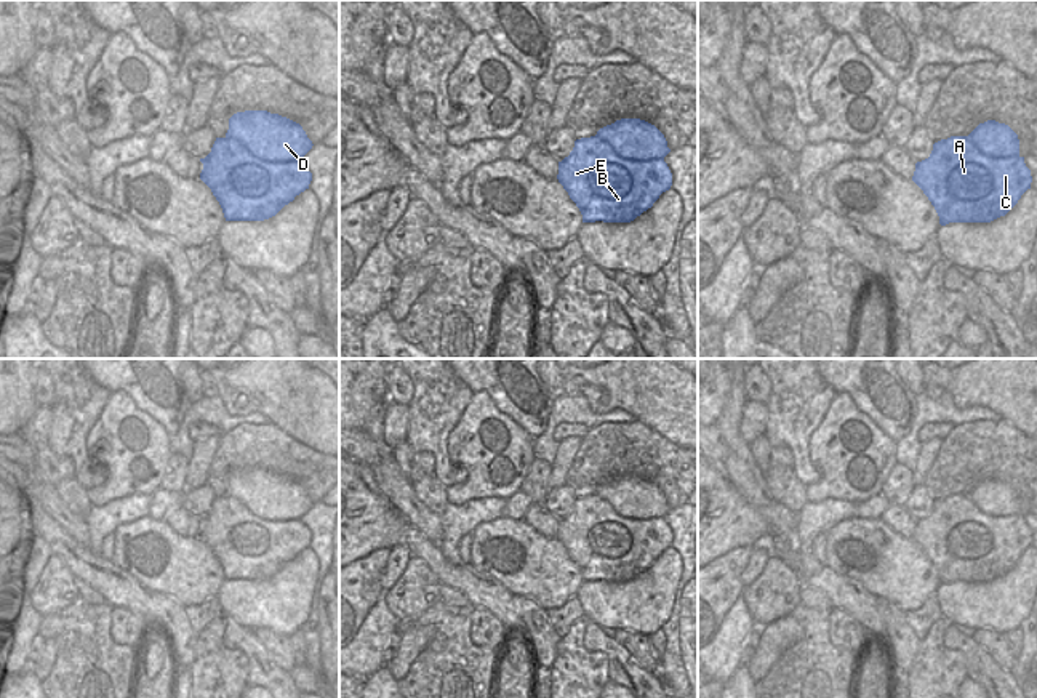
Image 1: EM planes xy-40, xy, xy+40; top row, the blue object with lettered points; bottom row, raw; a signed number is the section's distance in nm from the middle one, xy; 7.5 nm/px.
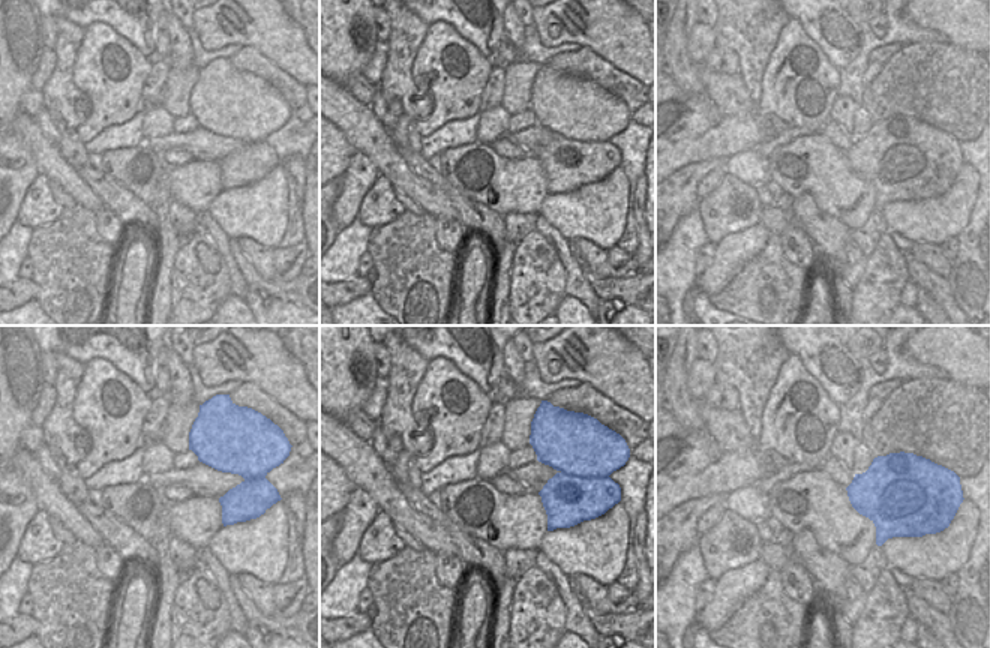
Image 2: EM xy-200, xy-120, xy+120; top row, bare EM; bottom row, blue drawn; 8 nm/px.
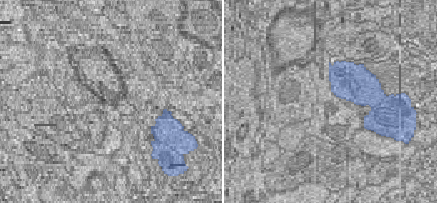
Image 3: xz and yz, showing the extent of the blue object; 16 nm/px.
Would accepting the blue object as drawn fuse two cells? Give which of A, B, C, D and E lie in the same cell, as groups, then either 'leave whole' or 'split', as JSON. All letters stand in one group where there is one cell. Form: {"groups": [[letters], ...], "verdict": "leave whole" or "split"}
{"groups": [["A", "B", "C", "E"], ["D"]], "verdict": "split"}

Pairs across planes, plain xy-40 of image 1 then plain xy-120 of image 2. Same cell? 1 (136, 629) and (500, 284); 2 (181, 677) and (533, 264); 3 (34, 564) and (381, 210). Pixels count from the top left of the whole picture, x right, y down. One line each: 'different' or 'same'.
1: different
2: different
3: different

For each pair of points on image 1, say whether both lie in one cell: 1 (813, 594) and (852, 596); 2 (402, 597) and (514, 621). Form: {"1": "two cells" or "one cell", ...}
{"1": "two cells", "2": "two cells"}

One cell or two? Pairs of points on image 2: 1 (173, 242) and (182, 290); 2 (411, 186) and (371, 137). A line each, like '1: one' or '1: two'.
1: two
2: one

